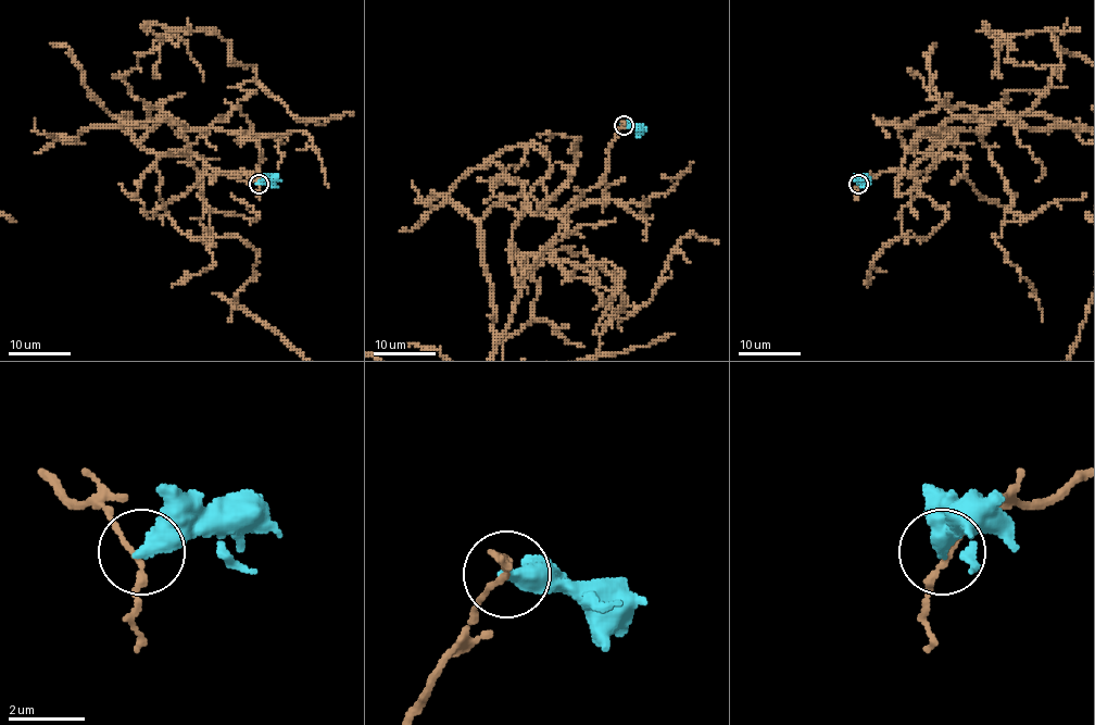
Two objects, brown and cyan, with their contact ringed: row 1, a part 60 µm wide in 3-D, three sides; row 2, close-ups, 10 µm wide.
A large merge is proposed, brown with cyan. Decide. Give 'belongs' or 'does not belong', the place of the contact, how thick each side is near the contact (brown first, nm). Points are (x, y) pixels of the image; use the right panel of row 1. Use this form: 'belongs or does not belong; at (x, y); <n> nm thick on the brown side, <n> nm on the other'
does not belong; at (858, 184); 140 nm thick on the brown side, 480 nm on the other

